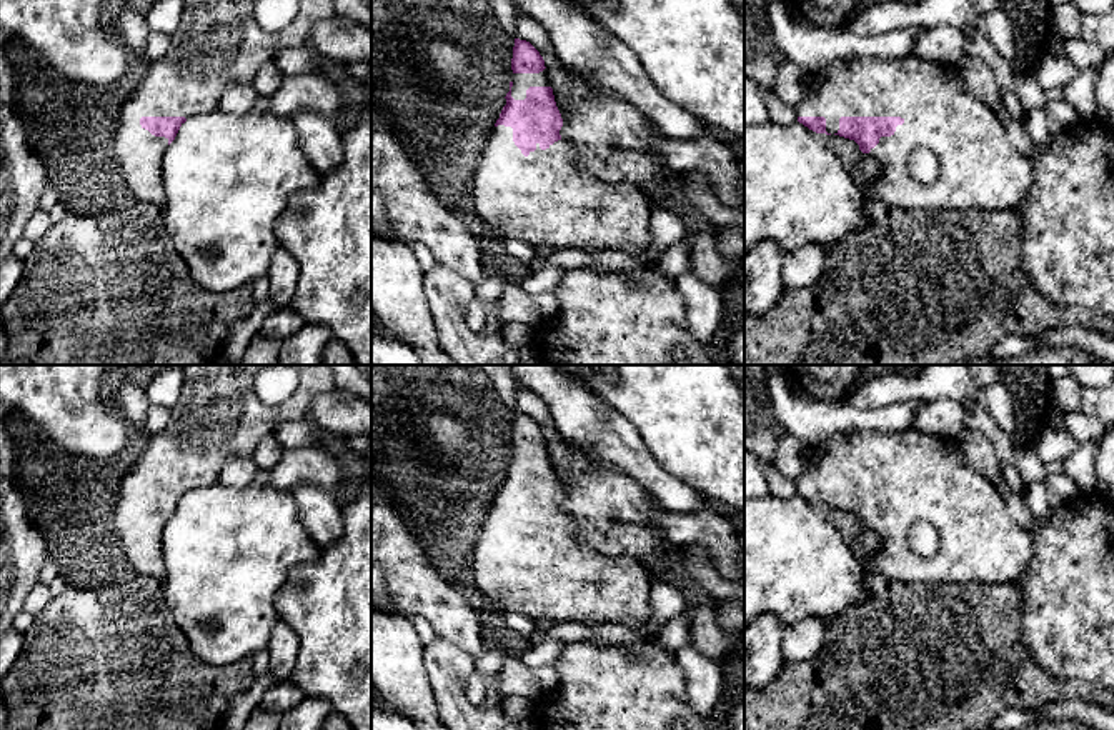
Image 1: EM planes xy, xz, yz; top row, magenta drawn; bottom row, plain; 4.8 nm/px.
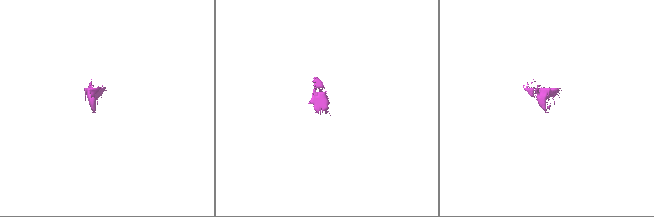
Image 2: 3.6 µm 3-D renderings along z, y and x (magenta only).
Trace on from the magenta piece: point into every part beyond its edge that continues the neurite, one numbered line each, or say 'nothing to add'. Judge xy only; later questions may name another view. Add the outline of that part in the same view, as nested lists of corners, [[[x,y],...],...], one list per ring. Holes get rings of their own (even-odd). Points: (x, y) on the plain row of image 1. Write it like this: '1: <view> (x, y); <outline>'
1: xy (218, 417); [[[180,365],[183,388],[172,407],[167,427],[148,435],[140,460],[118,485],[115,523],[127,560],[135,573],[165,577],[162,535],[168,512],[155,510],[140,498],[142,490],[195,490],[210,487],[235,458],[251,457],[260,440],[286,423],[308,418],[311,400],[335,388],[330,365],[290,365],[300,372],[296,390],[278,405],[263,403],[255,392],[255,377],[270,365]]]

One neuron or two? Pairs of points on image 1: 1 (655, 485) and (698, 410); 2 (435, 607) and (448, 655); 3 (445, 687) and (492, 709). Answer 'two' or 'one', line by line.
1: two
2: two
3: one

